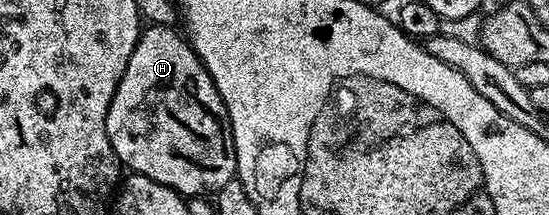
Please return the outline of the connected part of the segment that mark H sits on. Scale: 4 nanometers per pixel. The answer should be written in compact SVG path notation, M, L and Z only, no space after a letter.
M150 26L147 27L147 29L147 32L145 29L145 31L139 35L138 44L132 50L132 58L128 58L128 66L124 70L124 74L116 86L116 94L108 106L108 114L106 115L106 133L110 139L112 150L118 155L119 165L126 167L127 164L127 166L130 167L129 171L131 173L152 178L156 182L160 182L164 186L176 190L184 198L217 194L227 182L235 179L238 170L228 110L224 106L224 102L220 98L220 94L216 90L212 78L208 74L208 70L203 66L202 60L195 54L194 49L190 47L189 43L187 43L181 35L178 37L177 34L173 32L175 30L173 27Z

